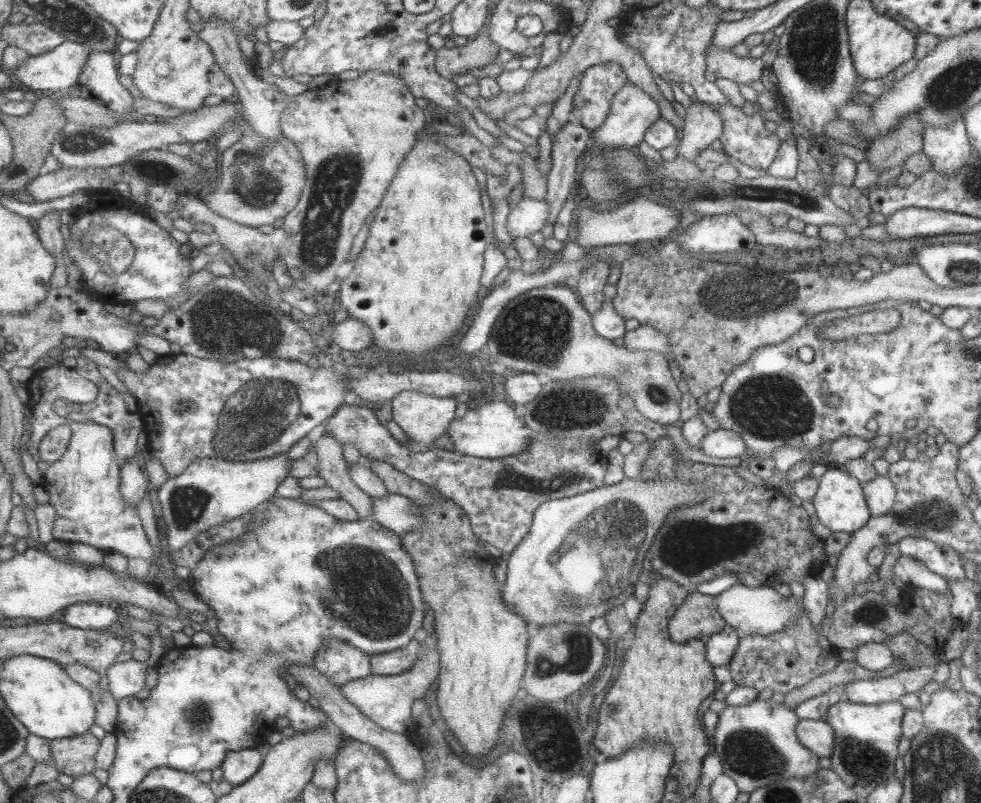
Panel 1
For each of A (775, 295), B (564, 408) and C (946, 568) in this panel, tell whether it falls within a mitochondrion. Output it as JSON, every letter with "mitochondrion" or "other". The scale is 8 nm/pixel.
{"A":"mitochondrion","B":"mitochondrion","C":"other"}

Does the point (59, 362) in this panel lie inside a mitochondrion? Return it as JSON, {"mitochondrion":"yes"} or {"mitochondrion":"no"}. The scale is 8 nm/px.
{"mitochondrion":"no"}

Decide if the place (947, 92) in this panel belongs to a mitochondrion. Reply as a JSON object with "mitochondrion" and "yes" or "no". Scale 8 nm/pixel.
{"mitochondrion":"yes"}

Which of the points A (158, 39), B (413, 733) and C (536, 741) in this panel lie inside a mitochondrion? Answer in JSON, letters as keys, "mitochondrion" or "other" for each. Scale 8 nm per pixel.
{"A":"other","B":"other","C":"mitochondrion"}

